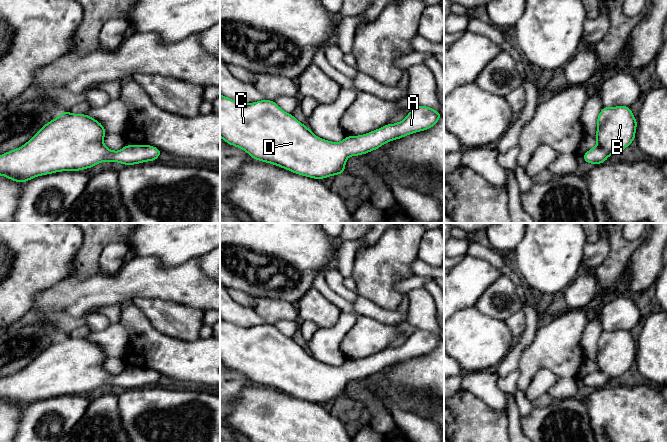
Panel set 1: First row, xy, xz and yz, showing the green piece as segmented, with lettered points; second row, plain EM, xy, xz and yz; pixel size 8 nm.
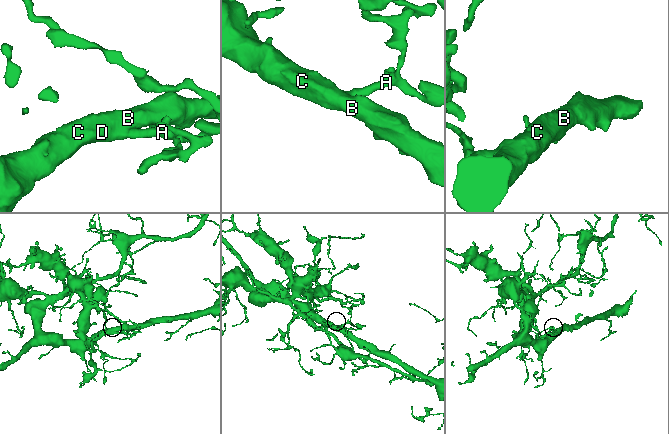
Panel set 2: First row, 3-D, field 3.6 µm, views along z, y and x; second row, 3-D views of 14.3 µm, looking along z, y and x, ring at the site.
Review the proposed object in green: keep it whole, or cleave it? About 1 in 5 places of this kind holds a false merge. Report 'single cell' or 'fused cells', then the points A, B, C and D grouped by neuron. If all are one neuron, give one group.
single cell | A B C D

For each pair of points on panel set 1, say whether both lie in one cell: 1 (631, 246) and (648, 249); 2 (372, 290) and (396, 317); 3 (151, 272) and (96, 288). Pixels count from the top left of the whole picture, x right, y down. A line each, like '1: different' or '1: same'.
1: different
2: different
3: same

